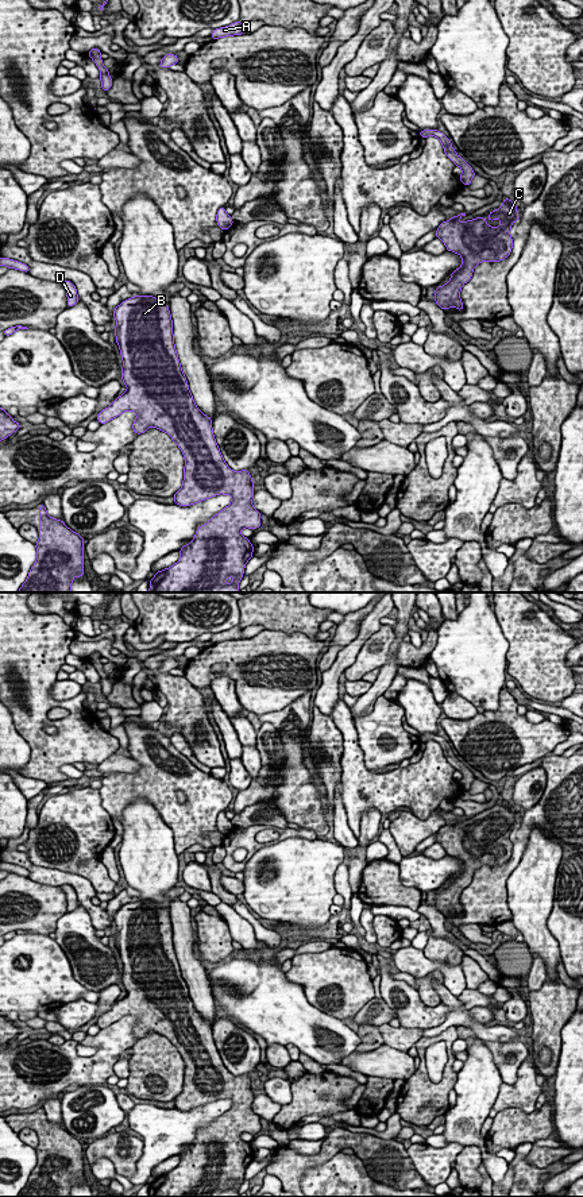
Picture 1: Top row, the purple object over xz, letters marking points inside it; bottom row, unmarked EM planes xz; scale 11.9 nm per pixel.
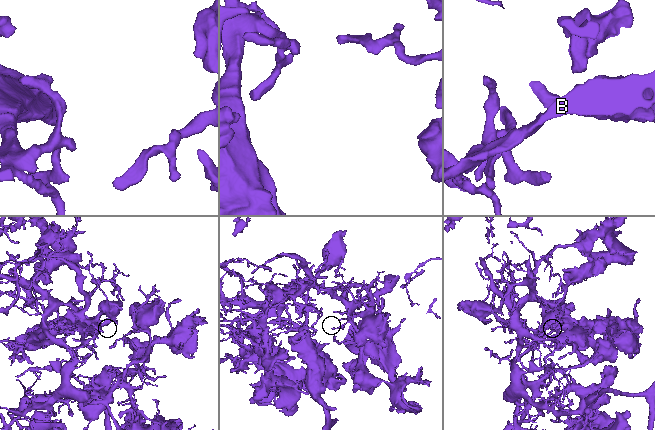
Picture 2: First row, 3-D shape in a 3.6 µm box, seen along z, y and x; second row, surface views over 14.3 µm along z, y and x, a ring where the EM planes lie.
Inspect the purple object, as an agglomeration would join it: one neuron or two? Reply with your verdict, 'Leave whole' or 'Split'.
Leave whole

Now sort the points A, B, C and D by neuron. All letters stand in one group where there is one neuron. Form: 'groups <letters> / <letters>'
groups A B C D

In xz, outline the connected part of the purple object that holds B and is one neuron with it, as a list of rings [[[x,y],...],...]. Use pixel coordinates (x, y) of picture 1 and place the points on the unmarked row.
[[[135,900],[116,911],[113,922],[113,937],[123,964],[120,981],[127,996],[103,1013],[97,1026],[105,1028],[131,1015],[136,1019],[132,1028],[136,1039],[154,1031],[173,1043],[185,1062],[184,1086],[174,1098],[174,1108],[190,1111],[219,1098],[232,1101],[227,1112],[198,1131],[193,1146],[179,1154],[179,1165],[150,1184],[148,1197],[239,1197],[244,1171],[254,1157],[250,1143],[240,1136],[262,1130],[260,1117],[252,1111],[255,1096],[250,1076],[236,1077],[227,1070],[213,1040],[212,1023],[194,1008],[174,950],[169,911],[152,900]]]

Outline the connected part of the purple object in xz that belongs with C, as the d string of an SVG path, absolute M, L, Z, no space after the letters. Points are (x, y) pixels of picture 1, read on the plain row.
M505 803L502 811L494 816L474 825L459 827L466 818L452 820L451 825L443 826L436 842L441 843L448 856L462 861L462 870L451 879L451 884L435 893L435 907L441 914L455 911L463 915L460 895L472 881L476 869L483 865L499 866L507 862L513 853L510 834L514 826L518 826L517 810Z

